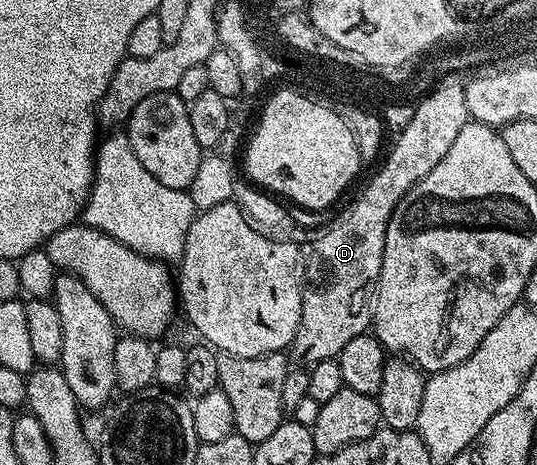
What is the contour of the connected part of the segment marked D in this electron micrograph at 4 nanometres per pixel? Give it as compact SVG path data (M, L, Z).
M446 77L435 91L430 91L418 103L418 108L413 108L412 114L407 118L402 131L398 132L393 140L394 147L389 148L390 158L377 168L375 175L371 177L370 184L362 191L362 196L355 203L350 203L330 224L326 232L315 241L304 255L304 286L302 289L302 316L298 332L292 344L295 364L313 365L320 361L337 359L340 349L352 341L352 337L360 337L367 334L372 323L371 299L378 286L380 269L384 261L384 237L388 229L388 221L400 205L400 201L448 153L452 141L456 141L460 129L470 119L468 113L468 101L466 100L466 84L461 78Z

